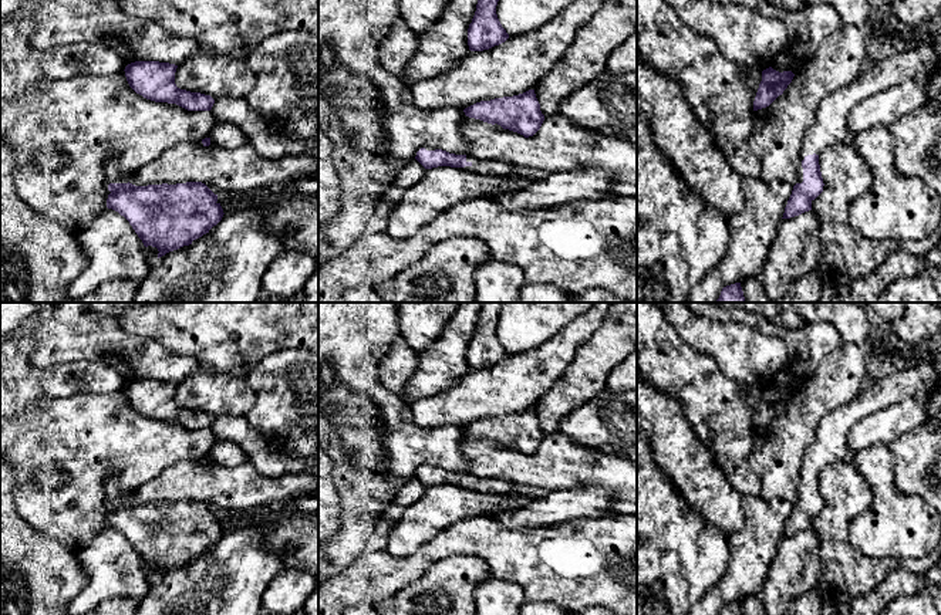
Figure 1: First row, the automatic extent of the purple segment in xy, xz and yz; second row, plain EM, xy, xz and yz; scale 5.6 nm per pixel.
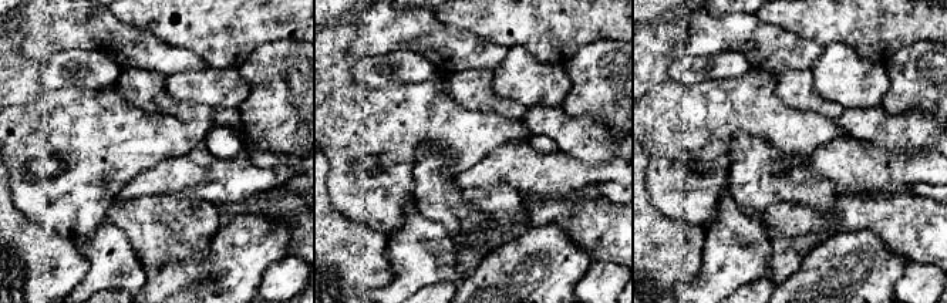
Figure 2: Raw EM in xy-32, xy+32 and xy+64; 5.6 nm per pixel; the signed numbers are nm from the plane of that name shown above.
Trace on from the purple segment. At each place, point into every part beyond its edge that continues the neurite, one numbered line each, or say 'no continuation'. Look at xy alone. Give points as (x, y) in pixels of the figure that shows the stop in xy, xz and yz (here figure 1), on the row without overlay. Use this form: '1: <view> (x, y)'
1: xy (114, 492)

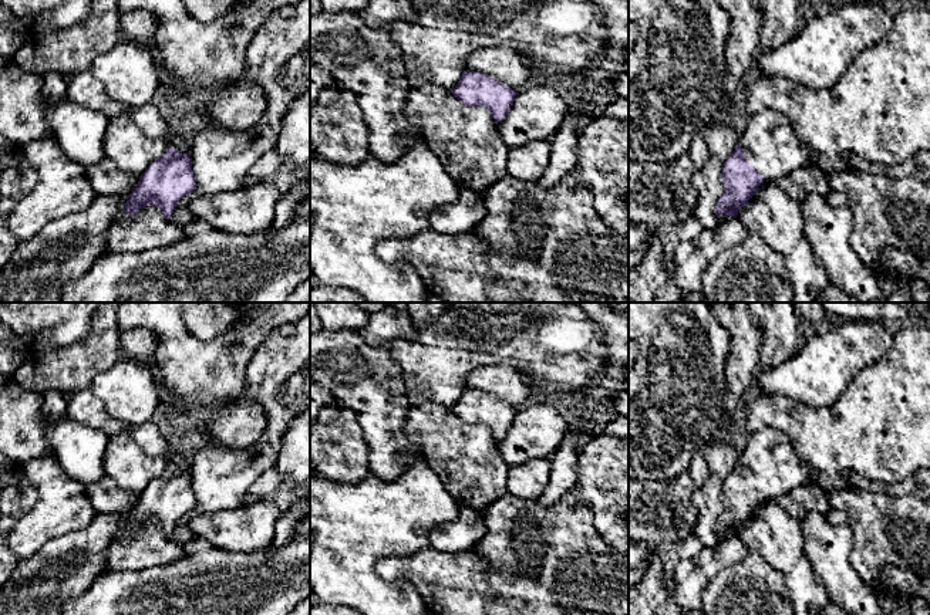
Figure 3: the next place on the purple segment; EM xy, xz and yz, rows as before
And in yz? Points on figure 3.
1: yz (771, 463)

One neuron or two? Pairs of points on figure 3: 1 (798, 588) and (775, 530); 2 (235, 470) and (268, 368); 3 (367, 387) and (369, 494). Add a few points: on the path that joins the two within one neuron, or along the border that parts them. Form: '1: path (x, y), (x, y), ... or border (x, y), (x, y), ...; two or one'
1: path (798, 574), (781, 544); one
2: path (263, 456), (275, 431), (275, 396); one
3: border (401, 472), (390, 480), (380, 480), (369, 475); two

